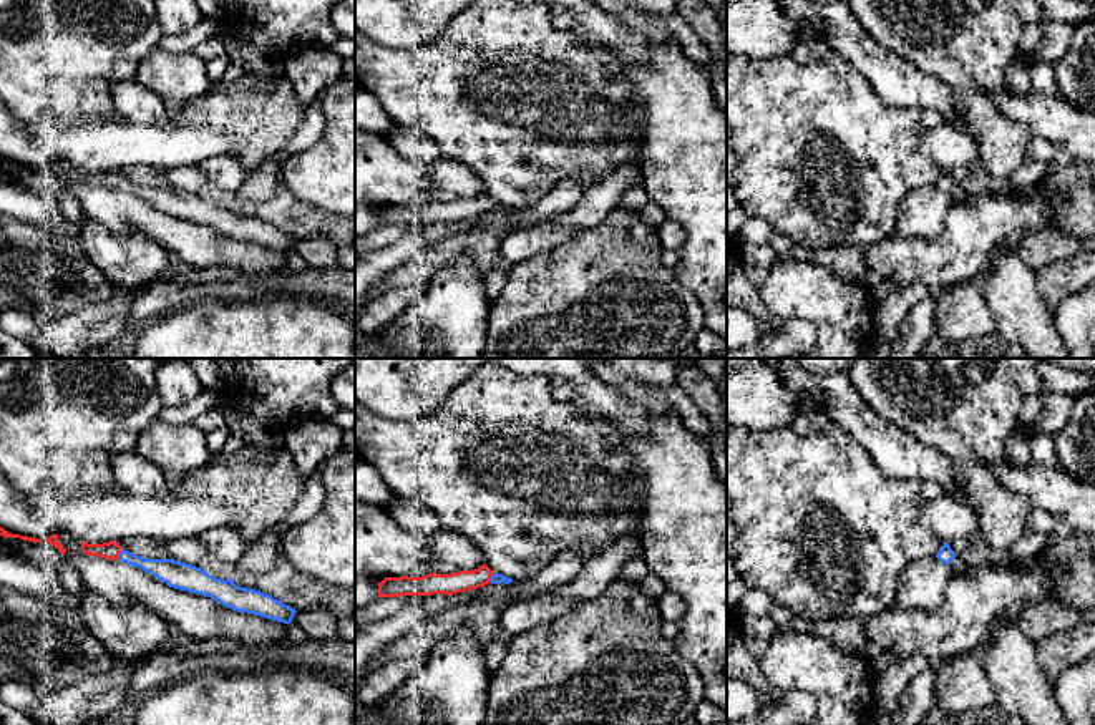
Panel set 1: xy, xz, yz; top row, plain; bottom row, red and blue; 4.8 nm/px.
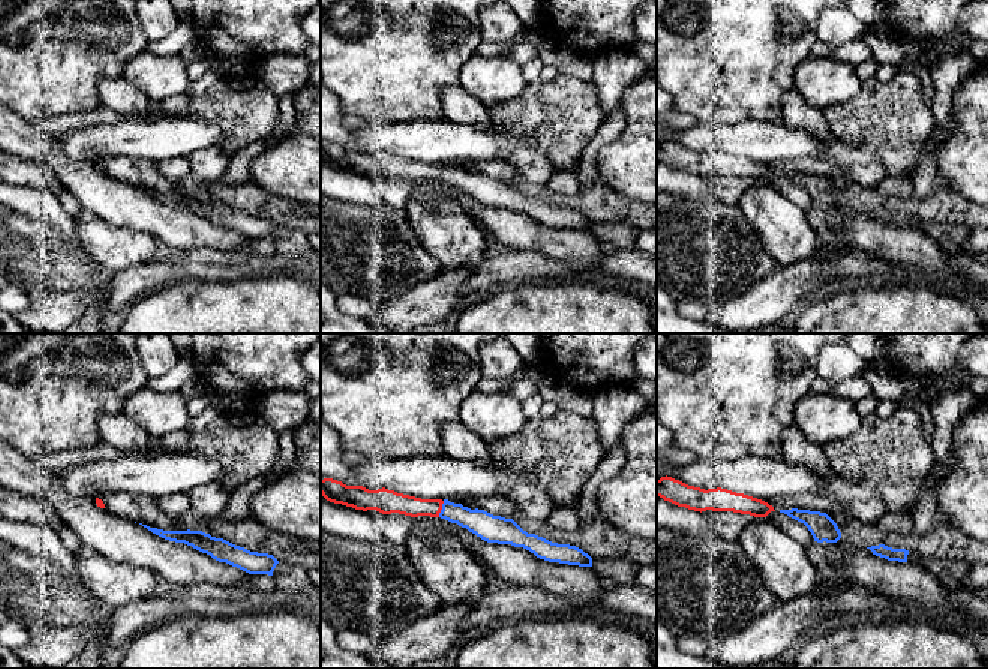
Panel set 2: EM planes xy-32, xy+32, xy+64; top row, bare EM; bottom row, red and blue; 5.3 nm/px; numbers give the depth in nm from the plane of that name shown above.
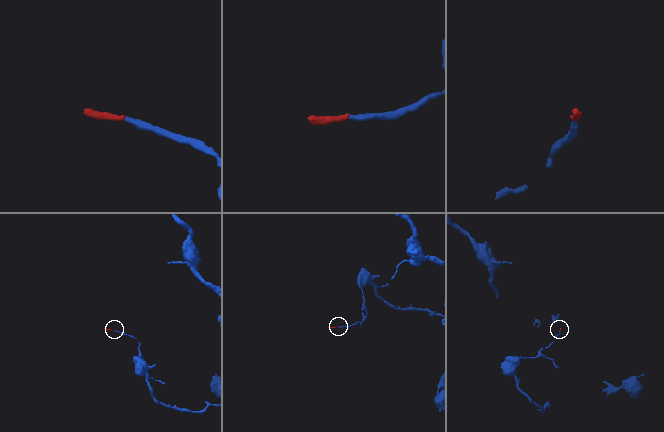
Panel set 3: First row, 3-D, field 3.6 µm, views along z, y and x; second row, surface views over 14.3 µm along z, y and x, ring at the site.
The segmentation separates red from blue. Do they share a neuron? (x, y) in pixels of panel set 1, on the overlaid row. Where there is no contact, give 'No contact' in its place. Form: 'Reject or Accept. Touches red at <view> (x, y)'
Accept. Touches red at xy (120, 551)

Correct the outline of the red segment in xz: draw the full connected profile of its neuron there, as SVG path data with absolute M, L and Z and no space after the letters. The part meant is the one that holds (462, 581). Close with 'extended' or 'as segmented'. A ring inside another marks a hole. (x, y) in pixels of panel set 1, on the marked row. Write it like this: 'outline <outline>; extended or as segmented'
outline M486 564L474 571L460 571L453 574L430 572L421 577L385 577L378 582L378 597L398 597L398 596L433 596L446 594L453 596L470 589L478 589L486 584L509 584L511 577L491 571Z; extended

